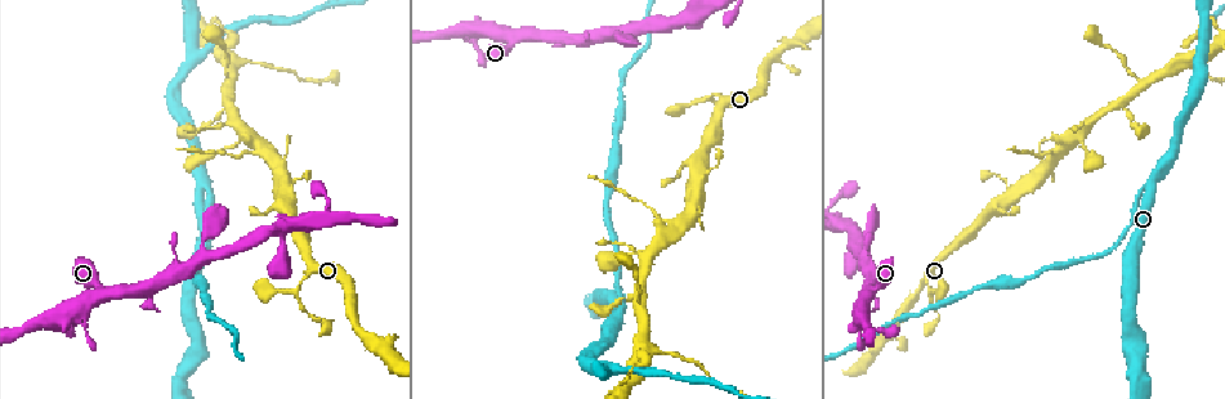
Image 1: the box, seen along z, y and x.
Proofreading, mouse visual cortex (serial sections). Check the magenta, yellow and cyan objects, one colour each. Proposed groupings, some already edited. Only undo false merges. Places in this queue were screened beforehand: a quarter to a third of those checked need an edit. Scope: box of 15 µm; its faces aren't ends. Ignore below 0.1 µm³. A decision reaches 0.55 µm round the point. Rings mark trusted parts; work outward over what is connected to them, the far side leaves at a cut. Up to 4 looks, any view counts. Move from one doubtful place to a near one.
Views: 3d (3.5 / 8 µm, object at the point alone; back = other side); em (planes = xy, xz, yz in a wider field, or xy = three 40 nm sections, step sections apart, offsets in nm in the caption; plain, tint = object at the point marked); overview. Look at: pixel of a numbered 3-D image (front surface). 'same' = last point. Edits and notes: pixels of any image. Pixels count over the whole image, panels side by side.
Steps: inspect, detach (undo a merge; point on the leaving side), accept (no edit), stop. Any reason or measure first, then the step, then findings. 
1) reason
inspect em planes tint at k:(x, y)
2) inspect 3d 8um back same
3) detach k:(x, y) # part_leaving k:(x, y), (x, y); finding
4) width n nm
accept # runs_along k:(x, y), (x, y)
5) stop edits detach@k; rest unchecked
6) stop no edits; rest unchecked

four-way junction
inspect 3d 3.5um at 1:(692, 22)

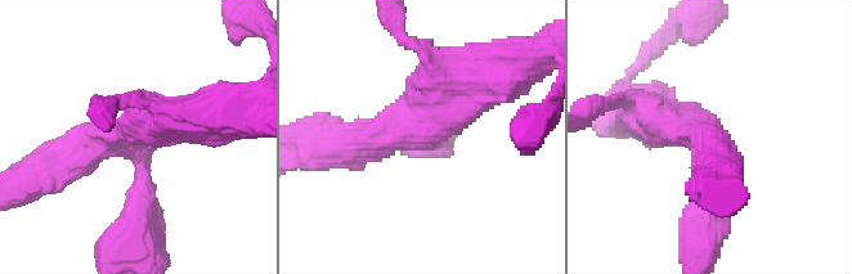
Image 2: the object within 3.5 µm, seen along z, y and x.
arms 4; arm_widths 350, 450, 450, 500 nm
inspect em xy step 5 tint at 2:(127, 139)

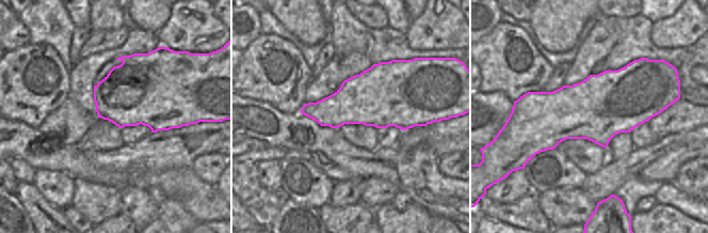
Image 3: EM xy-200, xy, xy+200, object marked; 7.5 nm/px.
accept # runs_along 2:(342, 143), (418, 130), (485, 77); all the same cell

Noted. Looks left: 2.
sharp bend
inspect 3d 3.5um at 1:(1182, 61)

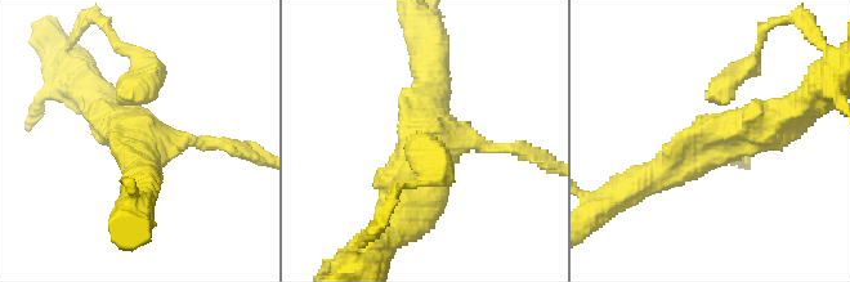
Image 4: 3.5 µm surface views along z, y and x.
shape alone is not enough
inspect em xy step 2 tint at 4:(150, 135)

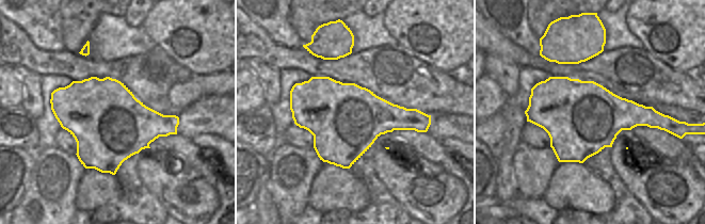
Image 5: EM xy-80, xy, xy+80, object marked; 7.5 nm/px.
width 550 nm
accept # runs_along 4:(644, 179), (712, 135), (786, 120); continuous, no second cell

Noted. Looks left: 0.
stop no edits; rest unchecked

